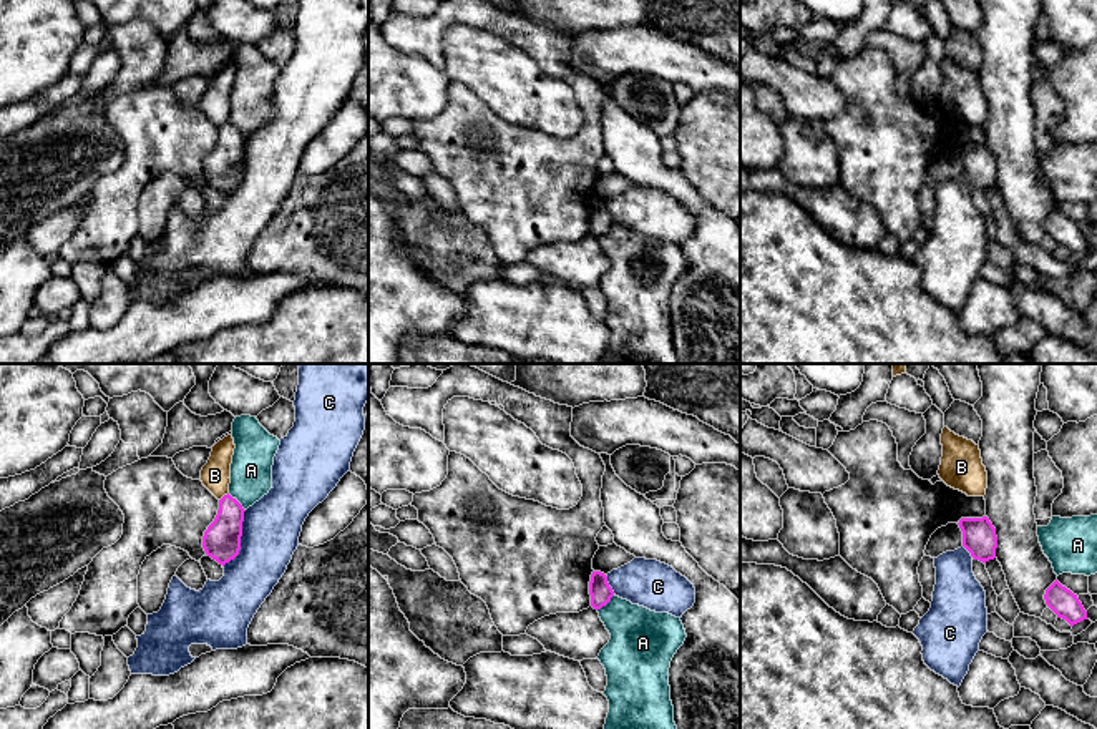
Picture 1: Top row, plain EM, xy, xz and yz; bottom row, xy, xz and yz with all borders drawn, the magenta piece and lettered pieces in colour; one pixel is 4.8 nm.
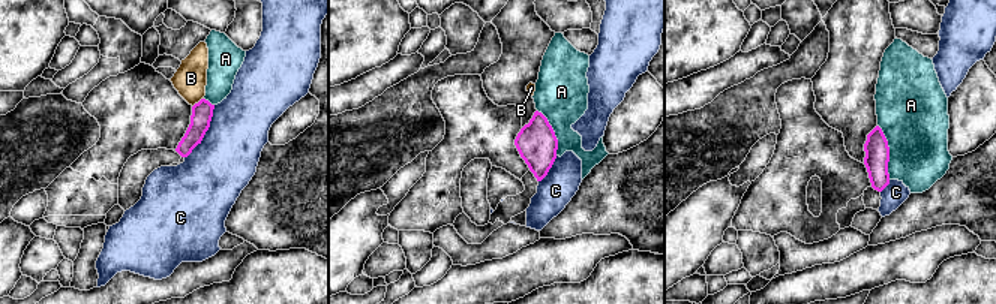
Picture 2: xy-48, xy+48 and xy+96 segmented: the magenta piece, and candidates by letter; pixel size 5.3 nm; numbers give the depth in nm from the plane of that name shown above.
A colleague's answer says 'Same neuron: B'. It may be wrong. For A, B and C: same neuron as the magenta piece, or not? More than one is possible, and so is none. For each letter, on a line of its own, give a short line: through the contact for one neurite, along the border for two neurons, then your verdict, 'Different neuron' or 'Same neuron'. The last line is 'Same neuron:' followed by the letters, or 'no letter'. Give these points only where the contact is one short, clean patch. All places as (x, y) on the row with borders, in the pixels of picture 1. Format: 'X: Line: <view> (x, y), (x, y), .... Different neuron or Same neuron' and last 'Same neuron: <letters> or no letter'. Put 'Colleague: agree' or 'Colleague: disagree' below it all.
A: Different neuron
B: Line: xy (228, 492), (219, 500). Different neuron
C: Different neuron
Same neuron: no letter
Colleague: disagree

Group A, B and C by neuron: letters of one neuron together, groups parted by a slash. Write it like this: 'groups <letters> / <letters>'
groups A / B / C

